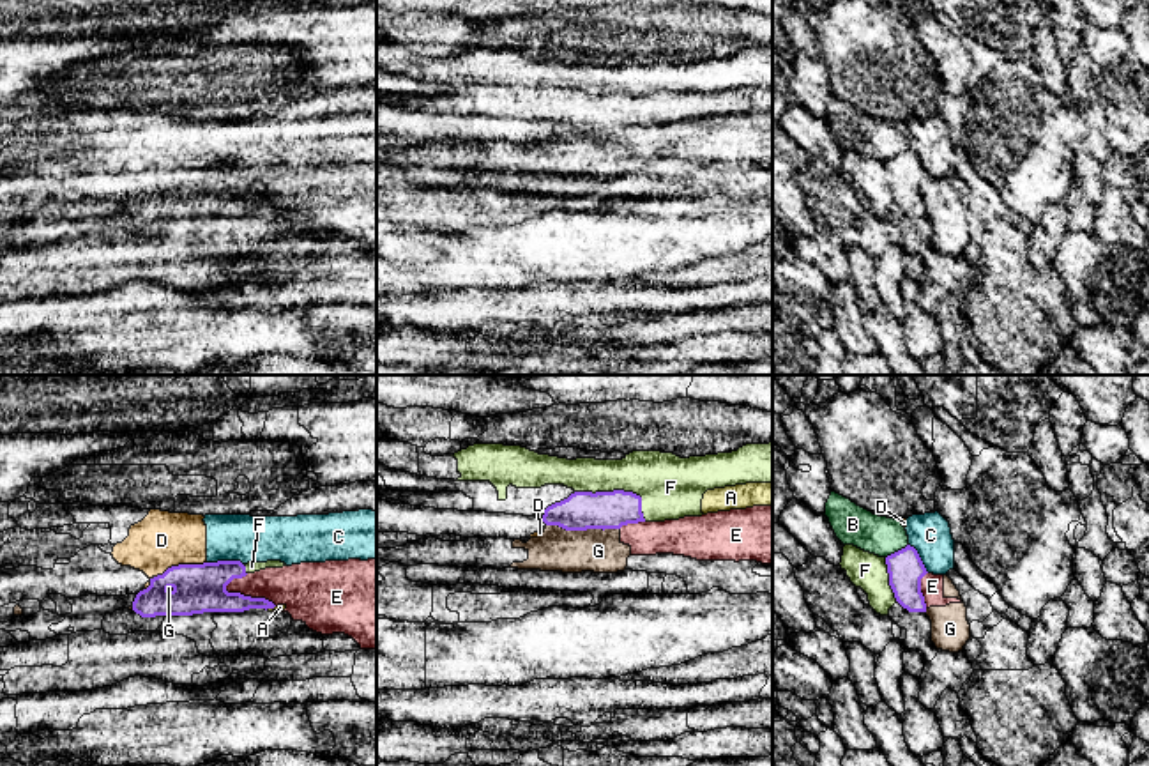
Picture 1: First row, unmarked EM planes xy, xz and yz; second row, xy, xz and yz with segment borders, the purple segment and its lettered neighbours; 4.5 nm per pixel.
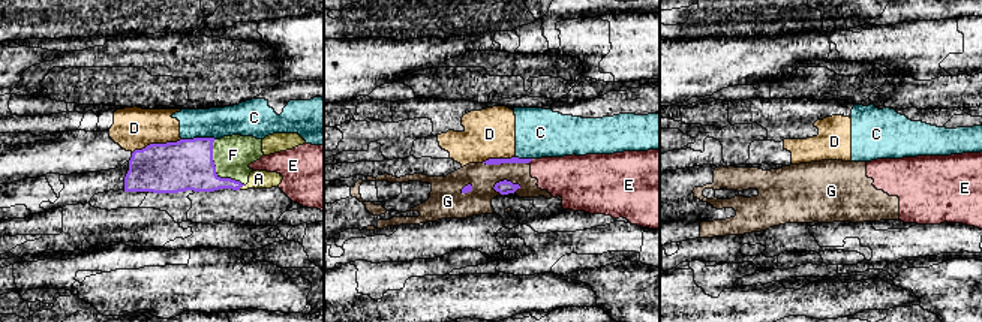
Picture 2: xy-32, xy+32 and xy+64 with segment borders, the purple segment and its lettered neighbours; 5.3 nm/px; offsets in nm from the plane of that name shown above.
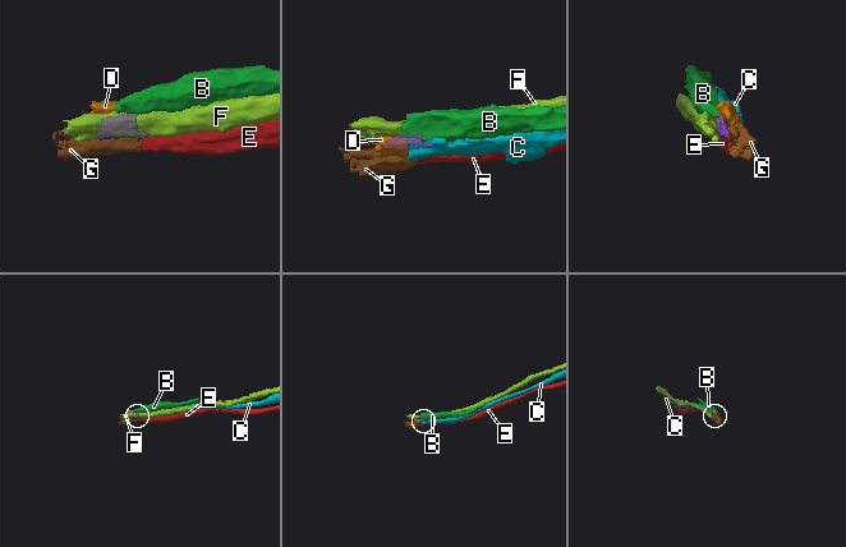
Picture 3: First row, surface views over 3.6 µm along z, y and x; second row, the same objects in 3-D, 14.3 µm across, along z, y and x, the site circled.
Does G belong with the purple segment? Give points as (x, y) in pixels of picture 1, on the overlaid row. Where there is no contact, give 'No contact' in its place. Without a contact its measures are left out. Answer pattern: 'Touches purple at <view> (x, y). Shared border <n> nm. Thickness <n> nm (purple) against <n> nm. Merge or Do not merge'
Touches purple at xz (584, 529). Shared border 340 nm. Thickness 180 nm (purple) against 200 nm. Do not merge

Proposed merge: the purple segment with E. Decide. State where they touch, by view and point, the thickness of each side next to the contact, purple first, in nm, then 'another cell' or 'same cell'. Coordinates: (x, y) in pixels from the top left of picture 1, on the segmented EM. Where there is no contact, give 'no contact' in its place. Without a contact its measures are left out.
meets purple in xy at (250, 597); 220 nm thick on the purple side, 220 nm on the other; another cell

